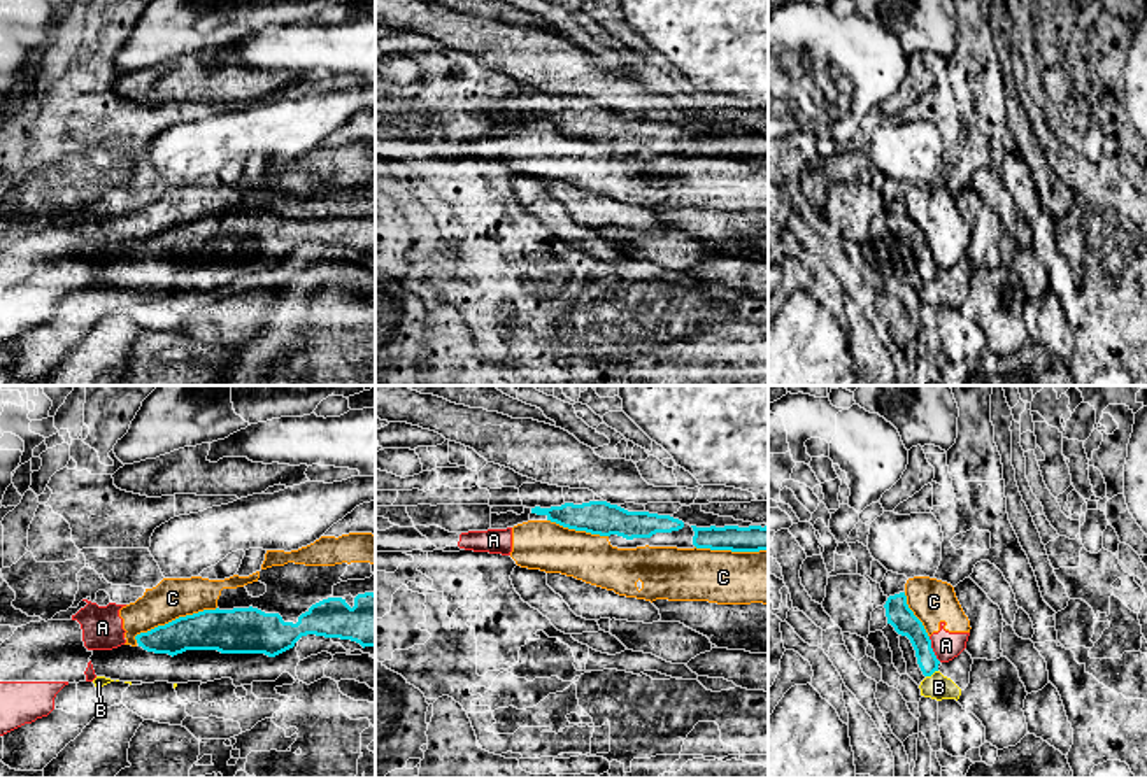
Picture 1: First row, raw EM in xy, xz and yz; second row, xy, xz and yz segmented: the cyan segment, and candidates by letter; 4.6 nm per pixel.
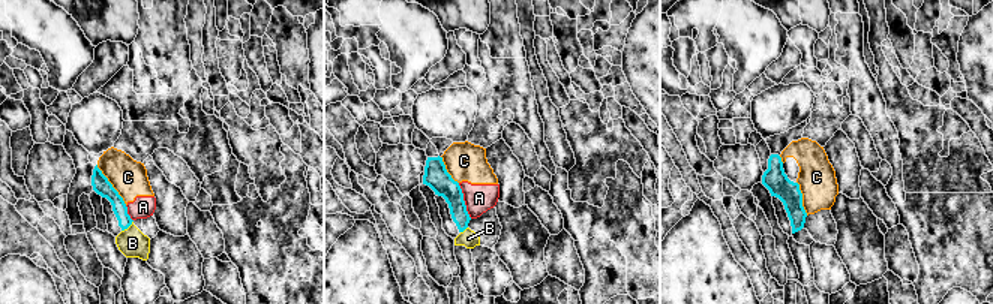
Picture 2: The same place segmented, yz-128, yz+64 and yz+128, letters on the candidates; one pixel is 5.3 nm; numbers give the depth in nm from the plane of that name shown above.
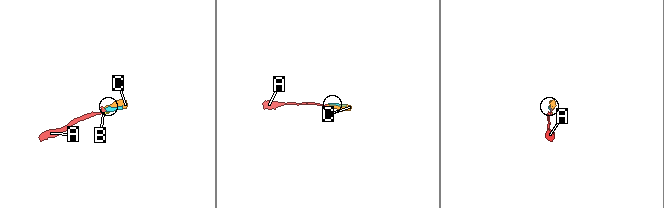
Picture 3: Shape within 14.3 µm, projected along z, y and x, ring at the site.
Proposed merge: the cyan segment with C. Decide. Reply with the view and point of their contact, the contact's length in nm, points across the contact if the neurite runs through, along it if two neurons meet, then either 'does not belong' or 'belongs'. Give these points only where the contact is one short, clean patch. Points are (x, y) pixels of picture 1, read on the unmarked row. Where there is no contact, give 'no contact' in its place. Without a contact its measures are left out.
xy (176, 226) | 420 nm | does not belong

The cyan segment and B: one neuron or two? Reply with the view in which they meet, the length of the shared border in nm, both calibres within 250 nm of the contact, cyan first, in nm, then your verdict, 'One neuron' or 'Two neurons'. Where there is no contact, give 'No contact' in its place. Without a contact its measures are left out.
Touches cyan in yz. Shared border 70 nm. Thickness 100 nm (cyan) against 120 nm. Two neurons

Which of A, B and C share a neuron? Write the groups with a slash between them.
A C / B

